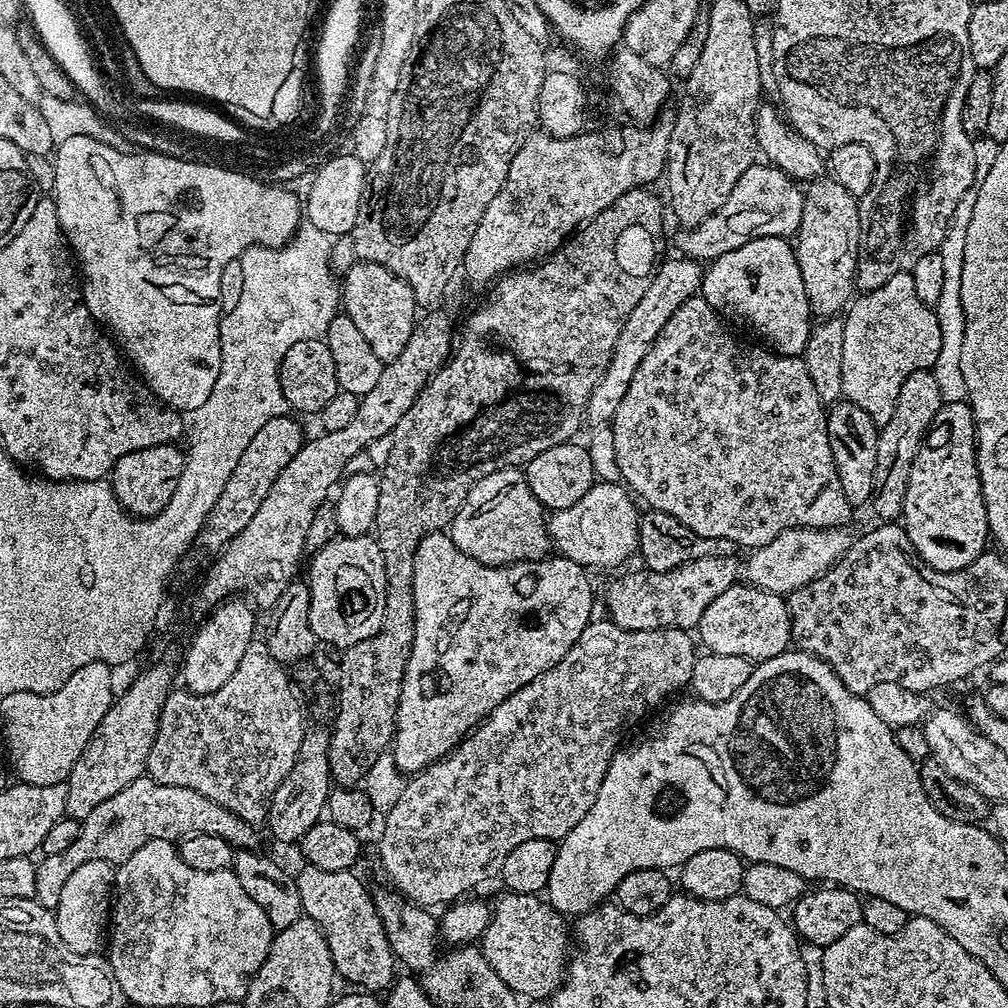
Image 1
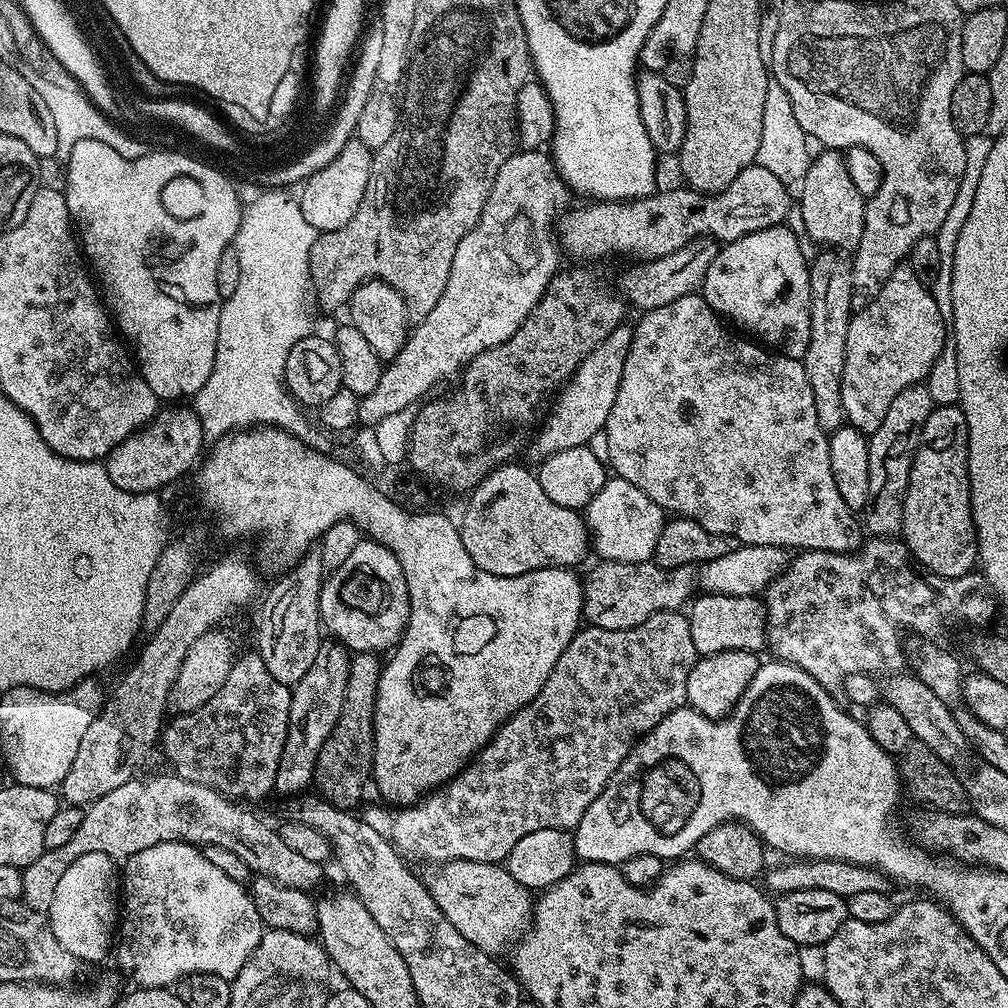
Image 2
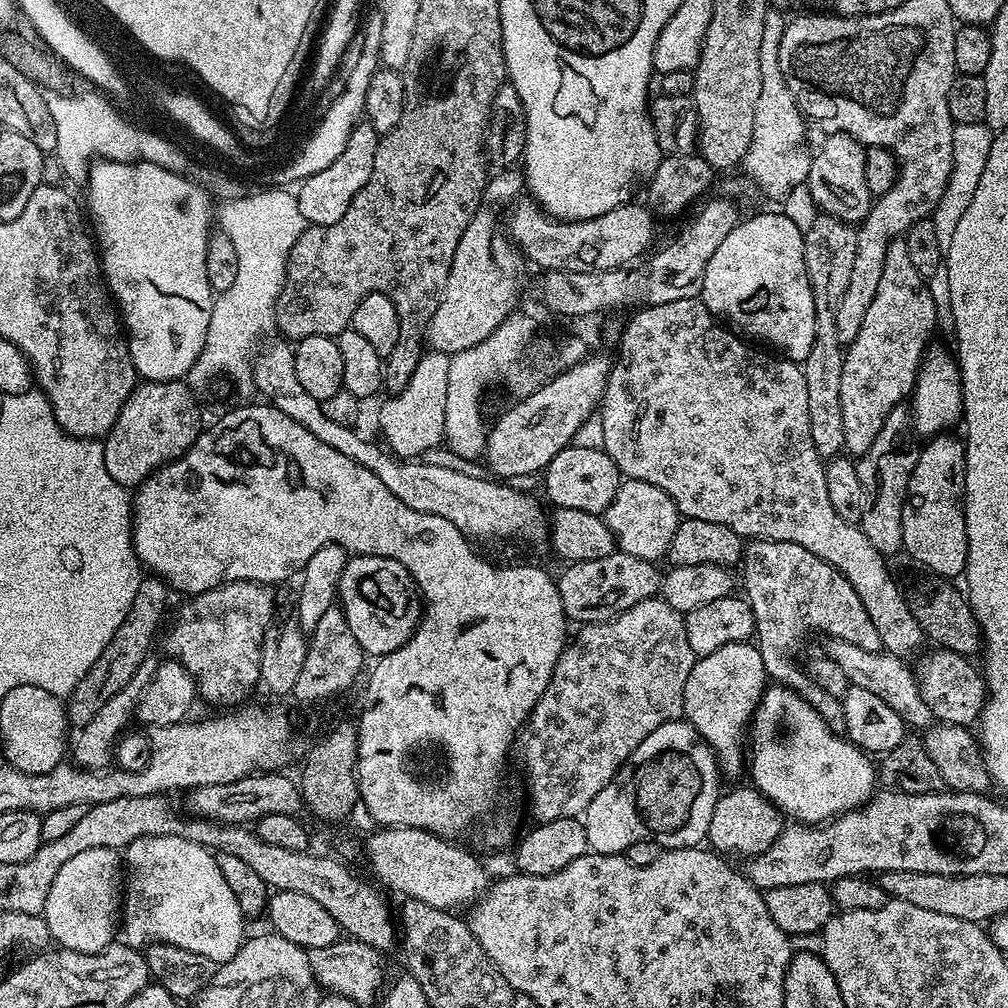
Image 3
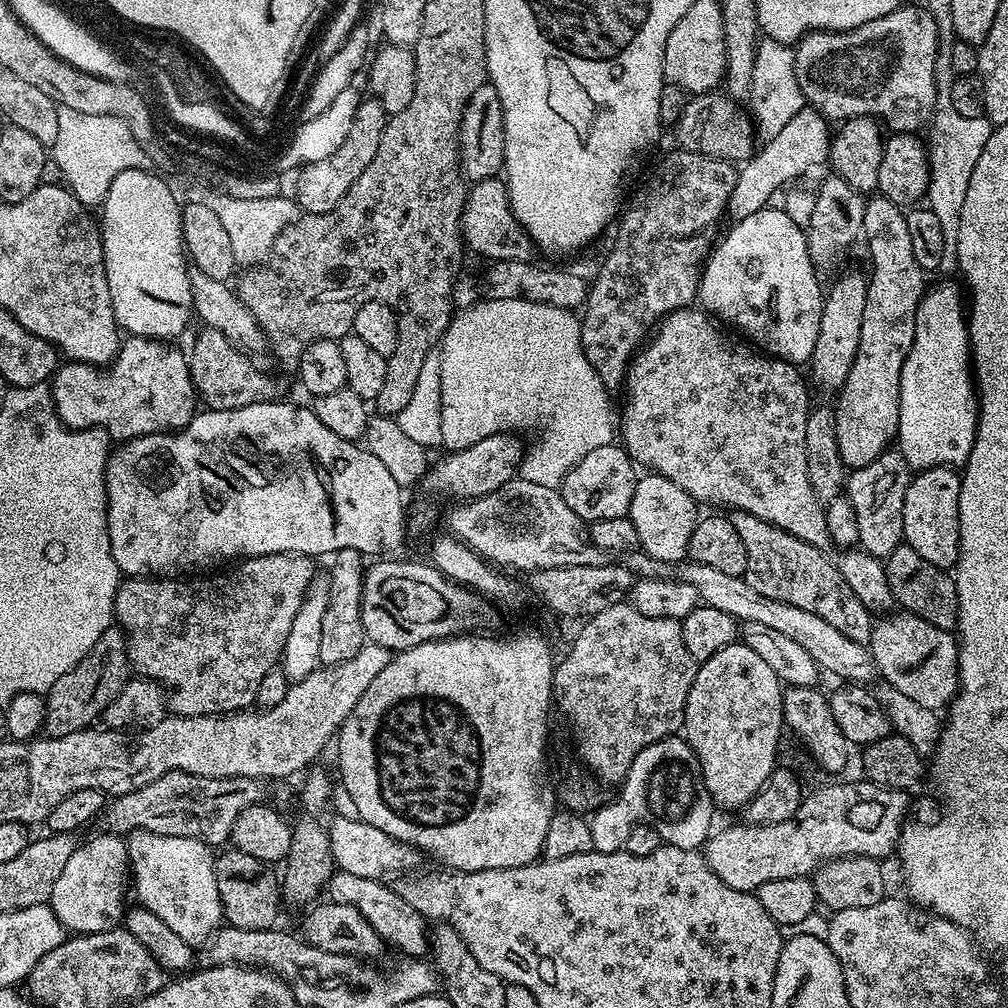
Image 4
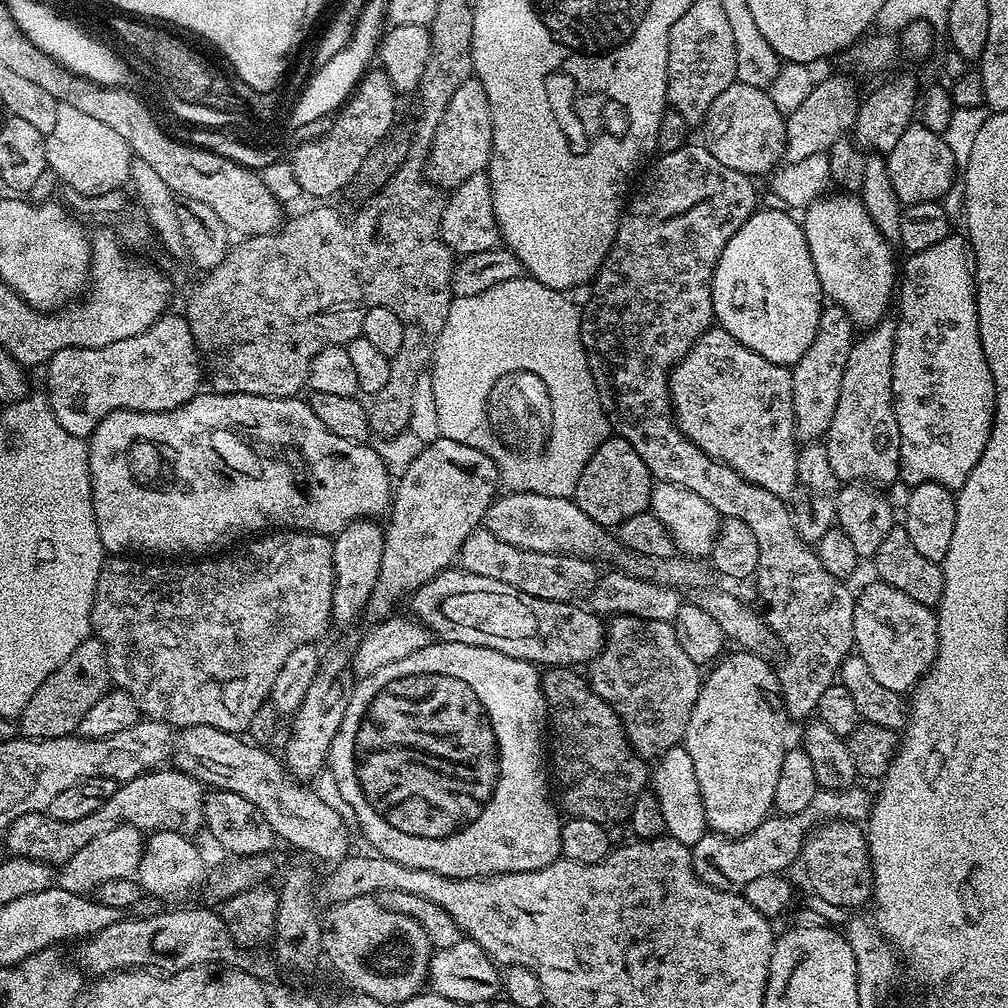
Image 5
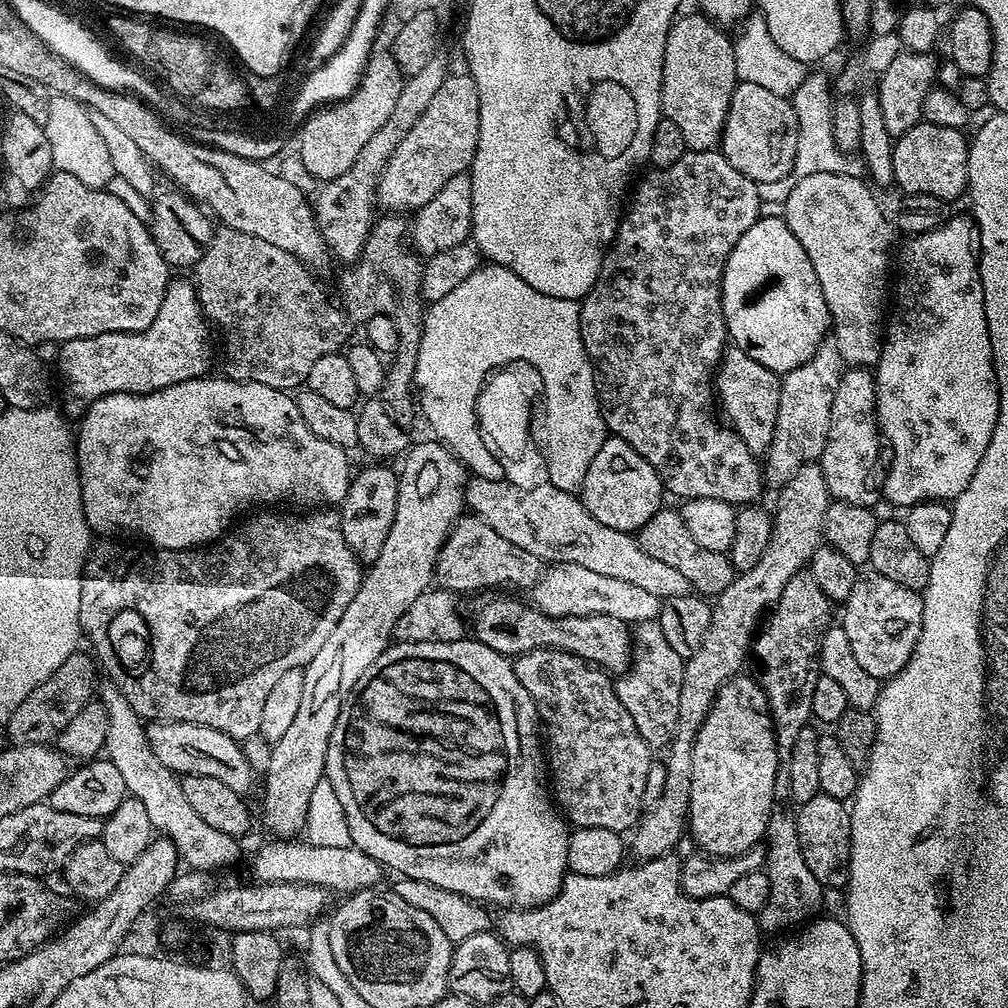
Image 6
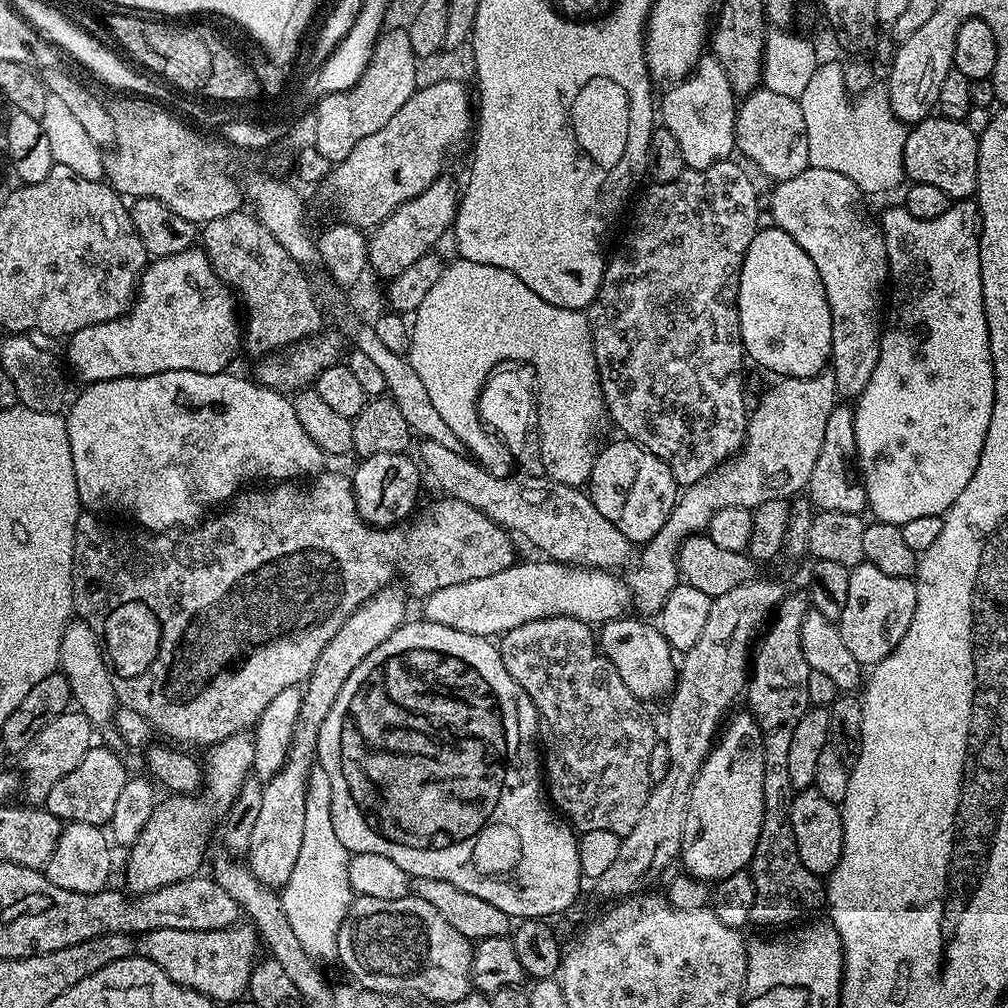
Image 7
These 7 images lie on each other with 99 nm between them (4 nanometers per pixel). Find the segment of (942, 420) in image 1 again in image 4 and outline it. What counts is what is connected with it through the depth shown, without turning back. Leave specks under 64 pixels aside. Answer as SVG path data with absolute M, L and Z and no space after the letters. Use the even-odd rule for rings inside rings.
M925 468L917 471L909 479L906 498L902 502L903 543L916 550L931 565L945 570L955 569L960 557L960 515L958 514L960 477L961 473L954 468Z

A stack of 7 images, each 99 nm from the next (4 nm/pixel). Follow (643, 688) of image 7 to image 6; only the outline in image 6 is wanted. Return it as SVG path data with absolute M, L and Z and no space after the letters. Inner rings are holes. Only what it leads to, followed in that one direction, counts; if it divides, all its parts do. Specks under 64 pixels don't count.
M492 594L488 601L476 612L476 621L470 624L474 631L475 639L480 643L490 646L490 650L501 652L504 656L515 658L524 652L529 652L535 648L562 648L587 660L589 664L603 668L612 674L623 674L632 663L632 649L634 647L634 632L630 625L624 620L619 620L613 616L548 616L531 603L523 604L520 600L515 600L508 594Z

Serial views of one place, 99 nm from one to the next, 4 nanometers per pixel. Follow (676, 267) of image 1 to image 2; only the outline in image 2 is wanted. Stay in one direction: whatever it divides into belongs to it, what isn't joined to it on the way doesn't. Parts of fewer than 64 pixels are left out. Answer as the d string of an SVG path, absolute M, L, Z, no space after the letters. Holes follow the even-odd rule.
M621 322L611 334L602 338L602 342L598 342L598 346L594 346L594 350L590 354L586 354L584 361L577 366L576 373L555 393L556 401L553 402L548 417L545 420L543 417L542 423L535 429L526 448L530 459L536 460L535 462L543 462L546 458L567 448L583 448L591 445L593 443L591 440L595 436L597 439L603 433L604 423L606 418L610 418L610 409L614 406L615 395L618 394L618 382L622 382L622 366L626 362L626 354L631 341L632 328L627 323Z

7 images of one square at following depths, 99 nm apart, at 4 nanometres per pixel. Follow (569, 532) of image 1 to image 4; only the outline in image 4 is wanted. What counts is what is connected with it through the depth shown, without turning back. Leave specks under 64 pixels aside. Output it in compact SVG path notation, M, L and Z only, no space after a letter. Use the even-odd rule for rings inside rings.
M644 475L636 481L627 515L636 531L637 545L650 554L650 558L658 558L671 565L681 563L688 556L688 543L698 519L698 505L690 494L686 494L686 490L682 490L682 486L670 482L670 478Z

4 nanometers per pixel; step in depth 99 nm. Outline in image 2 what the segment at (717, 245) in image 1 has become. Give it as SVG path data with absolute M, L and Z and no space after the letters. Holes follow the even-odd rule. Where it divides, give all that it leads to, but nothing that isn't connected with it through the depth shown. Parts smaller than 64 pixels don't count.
M752 164L726 190L705 194L694 192L687 186L679 186L673 192L657 191L640 200L622 200L619 202L592 202L589 208L575 208L563 217L558 228L558 244L565 257L573 256L576 262L592 262L588 260L604 260L607 256L637 256L640 262L656 260L660 256L670 254L691 240L711 238L717 242L737 240L746 234L754 234L754 230L766 230L783 225L788 216L788 207L793 207L794 200L788 197L789 185L770 174L760 164Z

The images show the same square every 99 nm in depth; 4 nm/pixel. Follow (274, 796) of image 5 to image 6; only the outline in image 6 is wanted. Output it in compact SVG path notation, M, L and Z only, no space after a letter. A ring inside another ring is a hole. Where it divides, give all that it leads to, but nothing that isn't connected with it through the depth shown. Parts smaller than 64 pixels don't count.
M153 720L144 729L150 742L150 750L162 766L181 777L198 775L212 777L224 782L230 790L245 795L255 781L255 774L246 760L241 745L232 736L222 734L213 727L202 726L194 722L174 722L173 720Z

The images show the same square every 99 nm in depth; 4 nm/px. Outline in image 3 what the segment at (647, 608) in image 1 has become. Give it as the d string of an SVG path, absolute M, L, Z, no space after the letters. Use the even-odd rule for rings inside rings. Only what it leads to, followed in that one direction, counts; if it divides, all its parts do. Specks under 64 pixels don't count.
M619 550L606 558L594 558L590 562L577 560L558 576L556 585L564 603L564 614L577 625L597 624L603 620L613 620L618 614L638 606L638 602L653 599L660 591L662 572L653 561L634 558Z

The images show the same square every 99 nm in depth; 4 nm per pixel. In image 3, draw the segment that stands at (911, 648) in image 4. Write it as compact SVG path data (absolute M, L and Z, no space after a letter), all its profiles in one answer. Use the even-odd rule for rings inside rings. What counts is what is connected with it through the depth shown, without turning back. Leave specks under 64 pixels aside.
M939 646L931 650L933 652L925 651L919 657L921 660L914 664L916 682L920 686L920 693L926 706L930 706L933 717L941 724L975 725L980 719L984 702L988 699L988 689L981 669L974 668L969 657L957 652Z

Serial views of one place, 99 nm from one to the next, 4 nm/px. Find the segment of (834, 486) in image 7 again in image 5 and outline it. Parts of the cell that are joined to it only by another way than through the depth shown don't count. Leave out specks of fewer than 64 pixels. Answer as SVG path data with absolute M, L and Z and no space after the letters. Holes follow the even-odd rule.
M885 318L863 333L846 358L846 370L842 373L842 390L838 390L838 407L828 427L826 454L830 454L830 466L842 482L867 482L873 486L897 483L900 474L900 431L898 418L892 405L892 363L896 345L896 326Z

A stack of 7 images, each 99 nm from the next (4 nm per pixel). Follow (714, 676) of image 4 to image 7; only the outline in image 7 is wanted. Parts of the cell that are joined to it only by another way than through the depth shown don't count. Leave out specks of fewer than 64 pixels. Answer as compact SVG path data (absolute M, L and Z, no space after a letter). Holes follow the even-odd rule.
M747 710L731 716L702 762L698 778L694 778L678 857L687 875L709 882L730 878L730 874L751 865L764 821L764 743L760 727Z

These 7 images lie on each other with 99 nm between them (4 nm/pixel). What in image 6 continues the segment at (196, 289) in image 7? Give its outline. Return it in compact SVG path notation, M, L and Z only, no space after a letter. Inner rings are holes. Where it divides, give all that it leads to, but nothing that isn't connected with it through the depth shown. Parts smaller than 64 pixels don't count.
M173 279L162 298L158 318L146 330L74 338L59 345L60 376L72 399L65 402L63 411L79 418L88 405L106 394L161 392L166 386L209 375L212 340L208 332L210 325L200 309L195 283L191 279Z

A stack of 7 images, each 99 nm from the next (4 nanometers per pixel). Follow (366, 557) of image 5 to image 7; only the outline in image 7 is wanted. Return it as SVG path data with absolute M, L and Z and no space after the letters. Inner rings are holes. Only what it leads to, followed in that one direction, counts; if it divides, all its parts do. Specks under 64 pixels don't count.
M403 452L365 456L359 461L356 473L351 473L356 513L371 527L391 528L407 521L413 515L412 507L416 504L416 494L420 490L422 468L413 457L413 461L410 457L411 455Z

